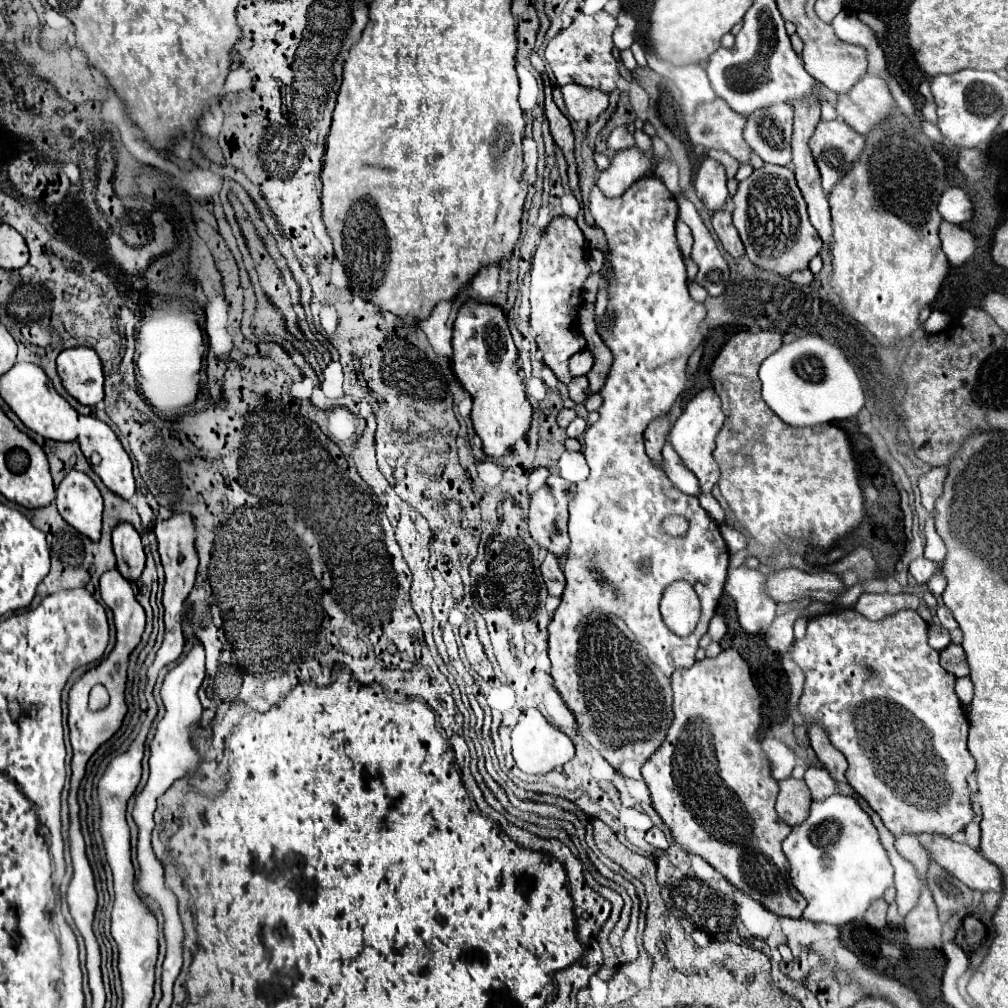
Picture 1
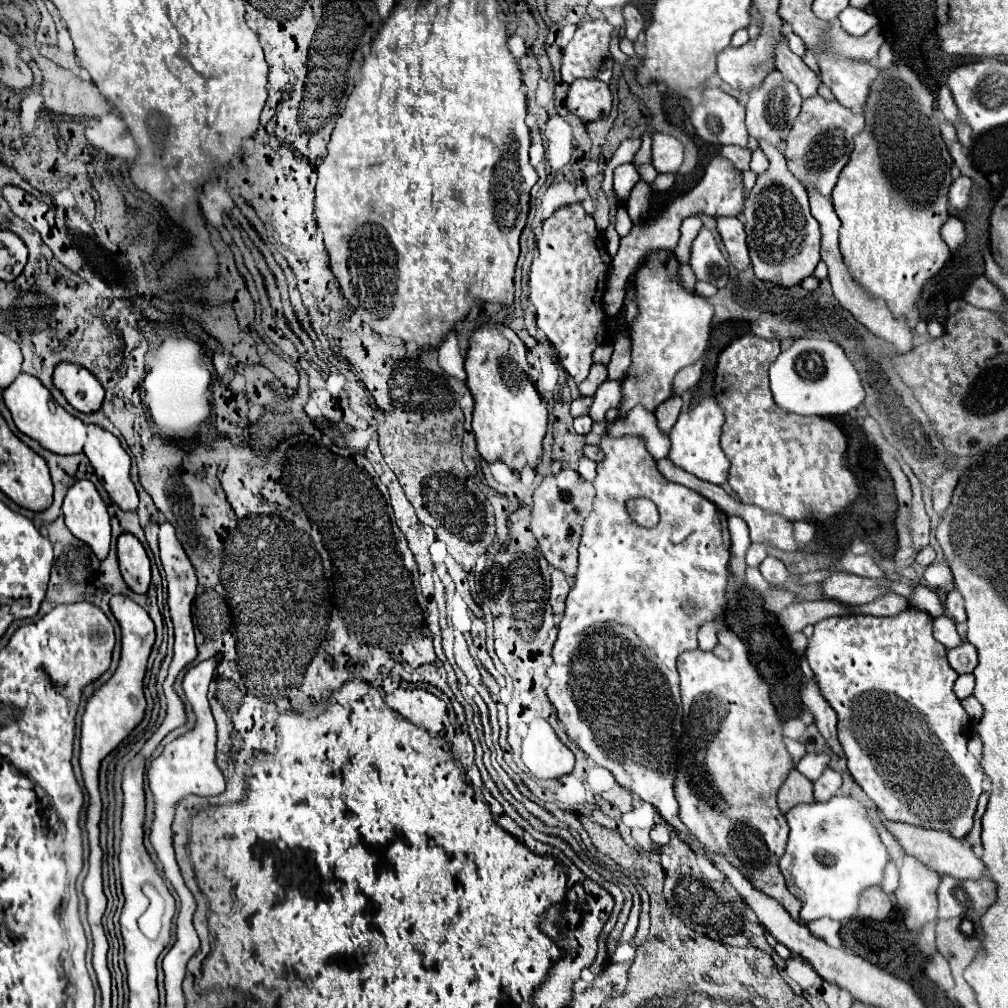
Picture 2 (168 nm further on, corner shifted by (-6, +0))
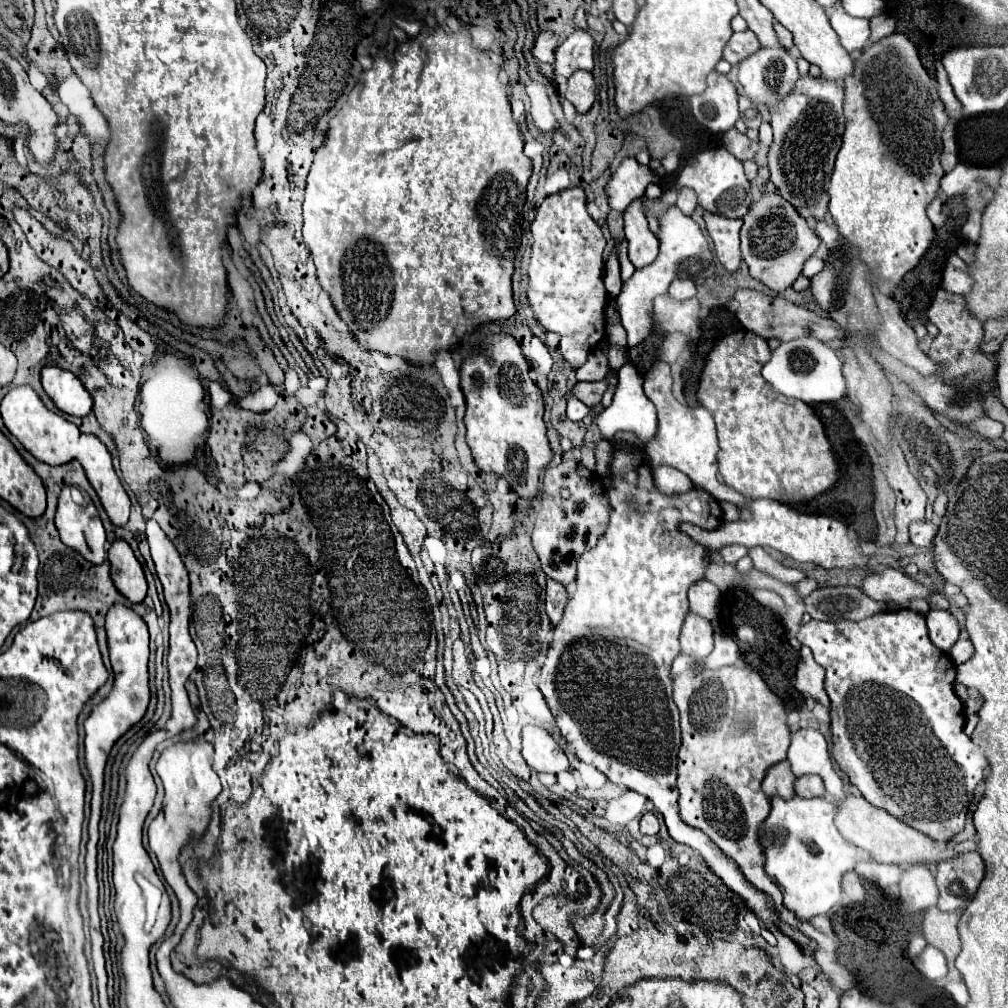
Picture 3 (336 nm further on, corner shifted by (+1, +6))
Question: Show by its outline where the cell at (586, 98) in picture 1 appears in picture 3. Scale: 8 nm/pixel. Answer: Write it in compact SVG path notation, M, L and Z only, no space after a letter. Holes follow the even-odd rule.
M579 70L579 72L569 76L565 98L569 102L573 102L577 112L587 112L593 106L595 96L597 96L595 94L595 80L593 80L591 72Z

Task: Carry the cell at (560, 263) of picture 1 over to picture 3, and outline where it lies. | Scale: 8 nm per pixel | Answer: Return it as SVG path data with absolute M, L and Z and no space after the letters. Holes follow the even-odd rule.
M581 186L551 194L537 208L531 226L535 244L529 262L529 302L541 326L561 334L559 350L563 358L579 368L589 352L605 336L607 290L603 286L605 236L587 212L587 196Z

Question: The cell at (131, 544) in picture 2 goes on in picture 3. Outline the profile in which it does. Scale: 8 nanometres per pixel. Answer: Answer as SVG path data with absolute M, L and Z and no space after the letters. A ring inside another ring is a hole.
M117 540L109 548L111 580L115 588L133 604L143 602L147 596L147 580L141 564L125 540Z

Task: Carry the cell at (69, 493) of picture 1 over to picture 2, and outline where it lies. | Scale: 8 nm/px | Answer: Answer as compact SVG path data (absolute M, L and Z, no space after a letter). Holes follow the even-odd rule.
M78 480L64 498L64 518L68 530L86 542L104 560L110 546L110 518L106 504L90 480Z

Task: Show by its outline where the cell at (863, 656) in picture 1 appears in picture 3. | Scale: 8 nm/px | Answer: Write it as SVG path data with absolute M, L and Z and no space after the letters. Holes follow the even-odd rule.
M891 610L891 612L881 612L871 618L851 622L821 622L821 620L809 620L807 624L801 626L797 634L799 642L809 646L813 650L813 658L817 664L825 668L825 692L831 700L831 732L833 732L833 758L839 764L839 768L849 776L849 782L863 794L863 798L877 806L887 810L891 816L903 820L905 824L913 826L915 830L931 836L937 844L949 842L957 832L963 830L965 816L969 812L969 804L973 800L973 790L975 786L985 778L985 770L989 766L987 756L983 750L963 732L965 724L965 710L961 700L957 698L953 684L955 684L955 662L951 662L951 656L941 652L939 648L931 646L931 640L927 638L927 626L925 618L913 610Z

